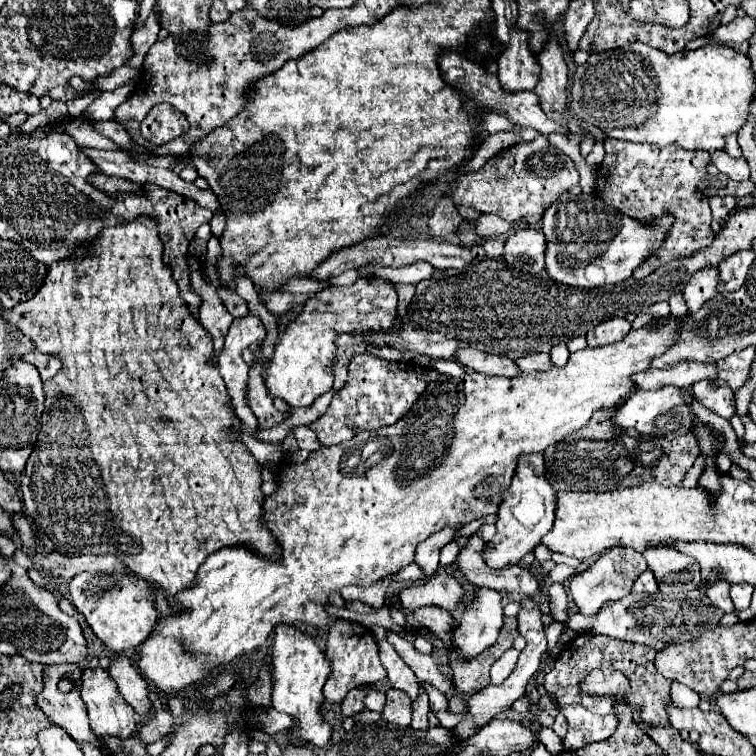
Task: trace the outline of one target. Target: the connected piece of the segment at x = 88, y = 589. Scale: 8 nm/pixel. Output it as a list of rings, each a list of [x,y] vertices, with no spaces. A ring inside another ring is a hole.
[[[79,573],[69,585],[71,601],[85,617],[93,633],[113,651],[123,653],[143,643],[157,623],[157,611],[149,601],[145,581],[131,581],[121,573]]]

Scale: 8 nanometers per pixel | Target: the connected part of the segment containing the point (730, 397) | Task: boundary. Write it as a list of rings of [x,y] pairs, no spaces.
[[[703,379],[693,385],[693,393],[707,409],[723,419],[735,415],[735,393],[729,391],[729,385],[721,383],[721,379]]]

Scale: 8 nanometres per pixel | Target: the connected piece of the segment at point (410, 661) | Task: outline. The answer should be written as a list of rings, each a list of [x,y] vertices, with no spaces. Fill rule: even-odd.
[[[387,631],[387,641],[395,647],[397,655],[401,655],[401,659],[411,667],[411,671],[415,673],[415,677],[417,677],[419,681],[429,681],[429,683],[433,683],[437,689],[441,689],[443,693],[449,693],[449,691],[453,689],[453,683],[437,671],[437,665],[435,665],[435,661],[431,659],[431,655],[419,653],[419,651],[411,645],[411,641],[403,639],[403,637],[401,637],[399,633],[395,633],[395,631]]]

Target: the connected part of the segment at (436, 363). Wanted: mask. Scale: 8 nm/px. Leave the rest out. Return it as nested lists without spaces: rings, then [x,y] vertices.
[[[437,359],[432,360],[430,367],[455,379],[460,379],[465,374],[464,368],[455,362],[454,359]]]

